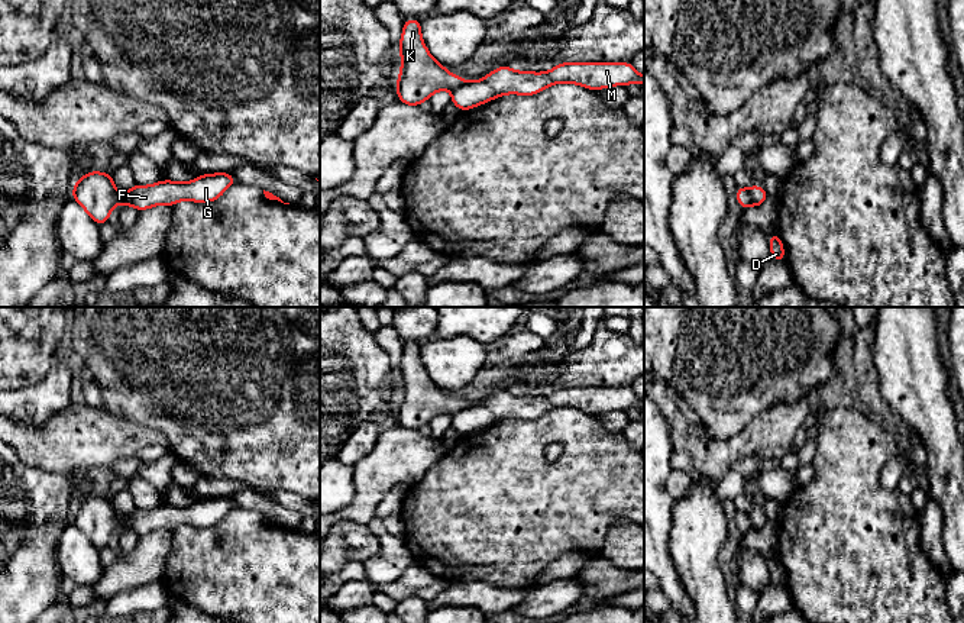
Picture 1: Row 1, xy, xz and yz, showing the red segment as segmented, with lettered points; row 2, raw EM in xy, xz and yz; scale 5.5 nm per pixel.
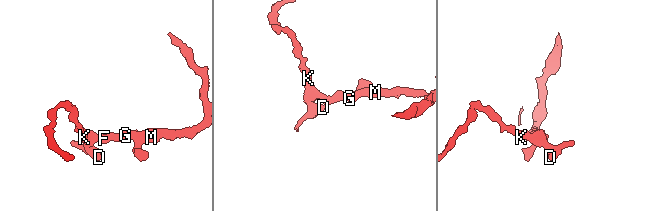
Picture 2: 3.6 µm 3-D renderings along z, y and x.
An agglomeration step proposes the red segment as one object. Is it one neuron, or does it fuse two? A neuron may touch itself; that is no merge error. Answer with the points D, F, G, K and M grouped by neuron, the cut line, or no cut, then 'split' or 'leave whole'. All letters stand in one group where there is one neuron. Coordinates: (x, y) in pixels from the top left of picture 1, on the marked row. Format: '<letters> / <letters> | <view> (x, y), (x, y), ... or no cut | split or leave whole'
D K / F G M | yz (747, 190), (750, 205) | split

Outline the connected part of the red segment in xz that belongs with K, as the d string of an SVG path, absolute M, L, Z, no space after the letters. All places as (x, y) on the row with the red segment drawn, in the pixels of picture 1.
M407 19L404 22L398 52L402 58L397 80L398 100L407 106L420 106L436 91L454 91L463 78L449 72L428 52L421 39L421 22Z

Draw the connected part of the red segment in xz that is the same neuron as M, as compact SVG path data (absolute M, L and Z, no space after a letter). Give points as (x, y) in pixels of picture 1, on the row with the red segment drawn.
M563 62L547 72L514 71L499 67L482 80L463 81L452 91L452 103L459 110L469 110L504 94L533 96L559 83L601 90L633 83L644 85L644 75L631 62Z

